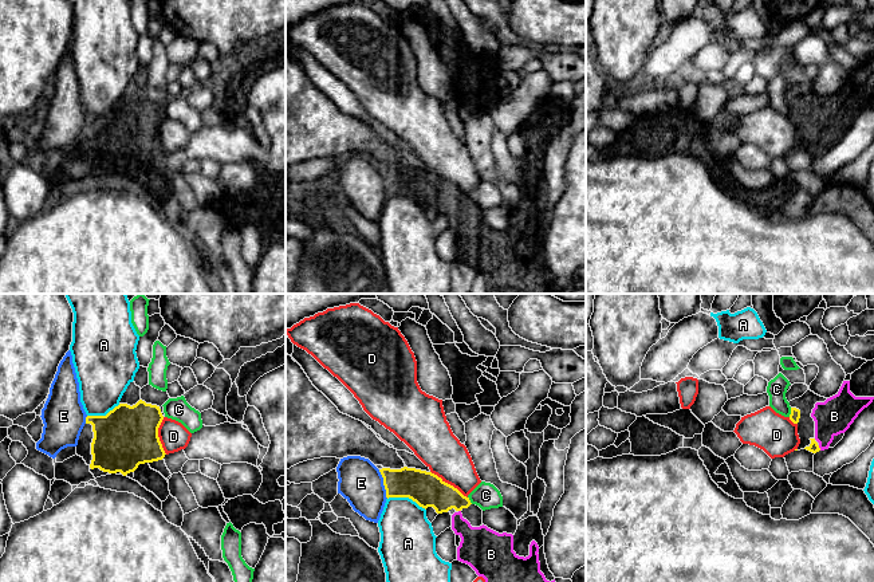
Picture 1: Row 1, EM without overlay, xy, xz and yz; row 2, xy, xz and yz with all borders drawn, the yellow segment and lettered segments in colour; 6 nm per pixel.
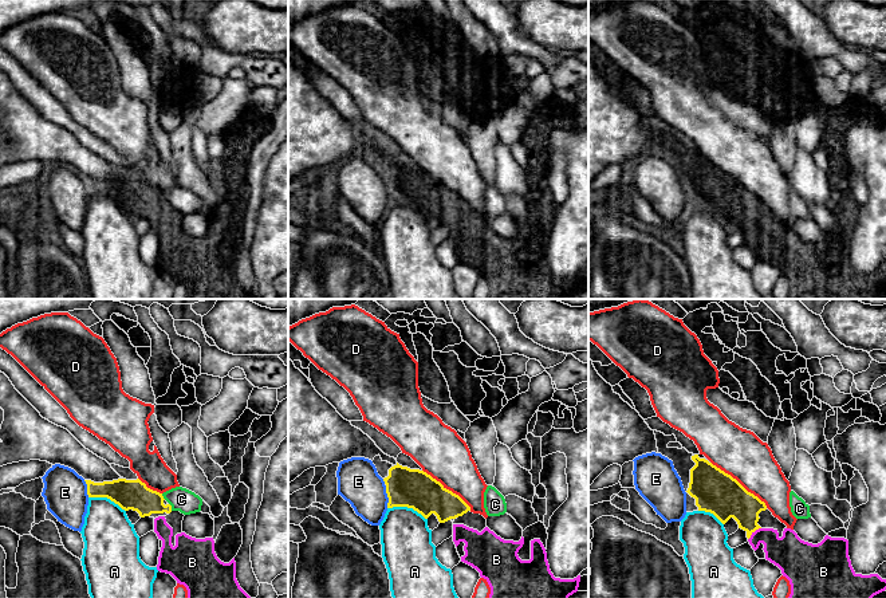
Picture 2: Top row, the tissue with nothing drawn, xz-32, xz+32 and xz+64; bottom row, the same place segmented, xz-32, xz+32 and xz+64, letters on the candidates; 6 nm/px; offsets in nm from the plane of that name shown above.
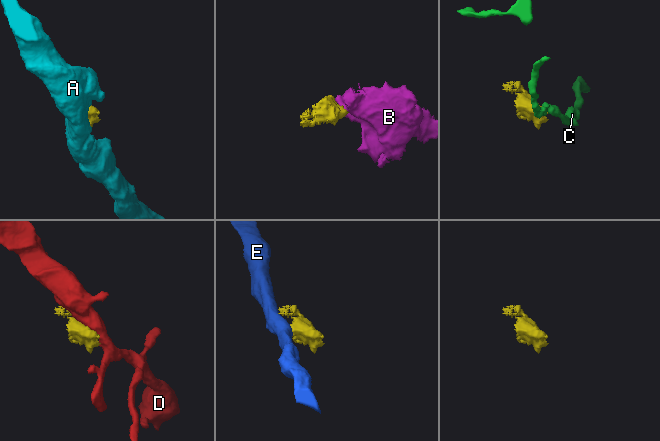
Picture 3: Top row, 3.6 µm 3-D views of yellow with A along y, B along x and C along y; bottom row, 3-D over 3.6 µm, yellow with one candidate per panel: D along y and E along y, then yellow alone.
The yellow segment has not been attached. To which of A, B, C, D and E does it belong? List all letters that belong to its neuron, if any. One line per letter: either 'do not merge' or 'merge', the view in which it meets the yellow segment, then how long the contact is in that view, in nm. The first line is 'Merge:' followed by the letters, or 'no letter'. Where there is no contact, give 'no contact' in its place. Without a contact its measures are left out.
Merge: B
A: do not merge; meets yellow in xz; contact 240 nm long
B: merge; meets yellow in yz; contact 40 nm long
C: do not merge; meets yellow in yz; contact 60 nm long
D: do not merge; meets yellow in xz; contact 280 nm long
E: do not merge; meets yellow in xz; contact 190 nm long

